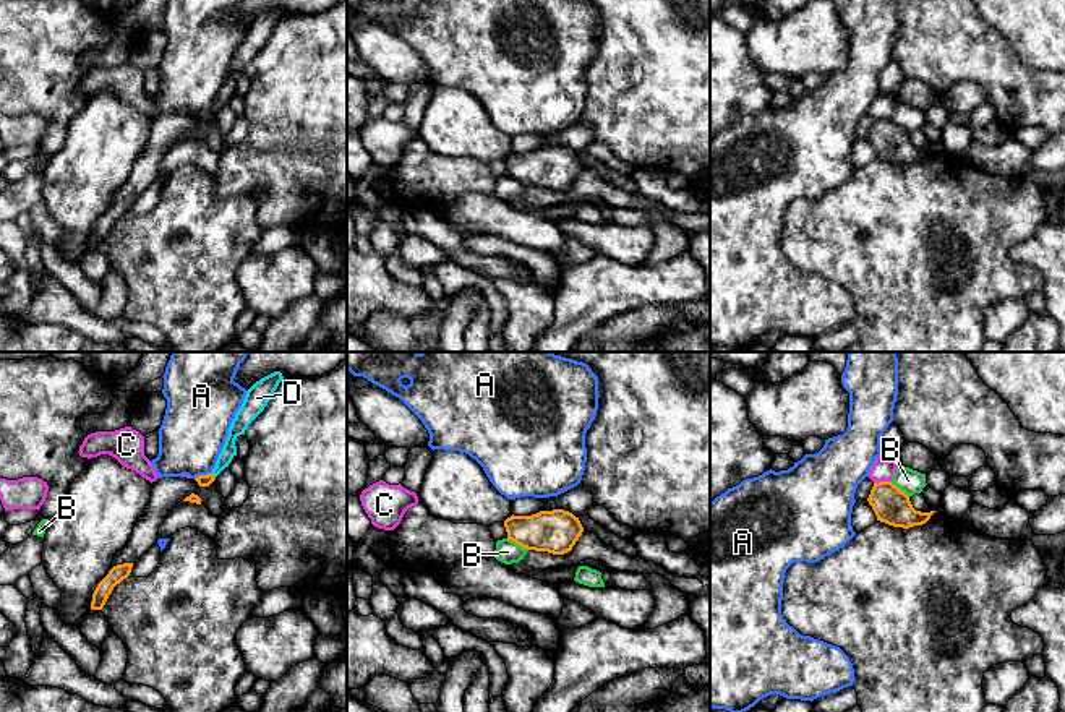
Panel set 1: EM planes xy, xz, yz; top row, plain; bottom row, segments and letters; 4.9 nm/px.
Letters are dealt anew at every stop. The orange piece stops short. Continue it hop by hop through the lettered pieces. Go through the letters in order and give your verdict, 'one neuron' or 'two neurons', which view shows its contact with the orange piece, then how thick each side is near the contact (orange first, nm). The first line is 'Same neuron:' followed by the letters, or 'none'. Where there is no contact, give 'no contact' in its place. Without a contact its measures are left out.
Same neuron: D
A: two neurons | xy | 60/320 nm
B: two neurons | xz | 220/120 nm
C: two neurons | yz | 180/110 nm
D: one neuron | xy | 60/70 nm

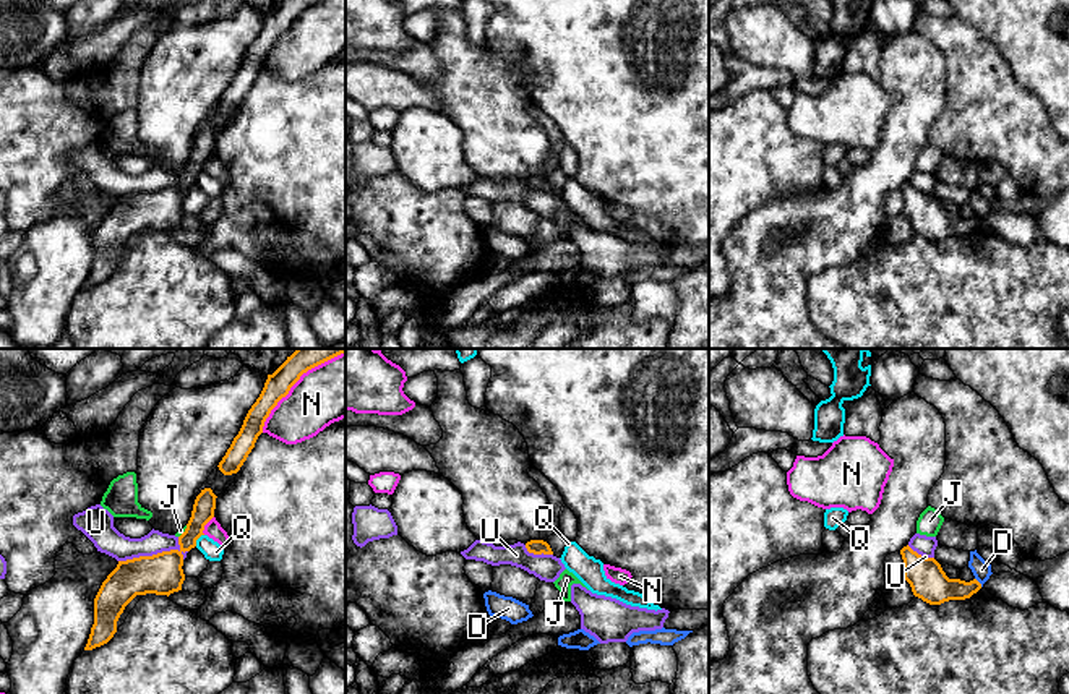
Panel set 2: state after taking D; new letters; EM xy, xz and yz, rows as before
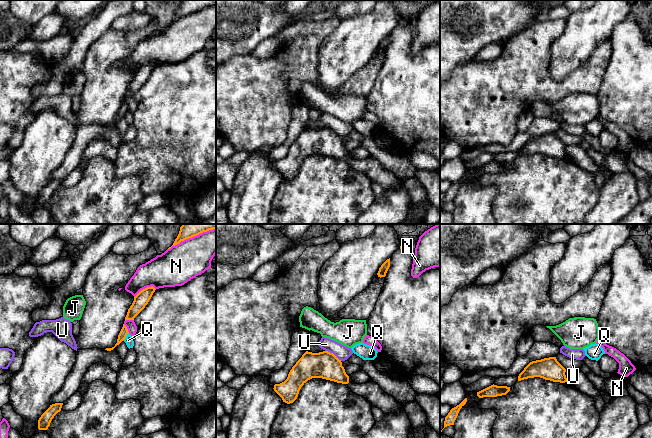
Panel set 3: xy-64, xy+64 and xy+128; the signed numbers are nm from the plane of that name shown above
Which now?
Same neuron: none
D: two neurons | yz | 180/100 nm
J: two neurons | xy | 200/20 nm
N: two neurons | xy | 130/300 nm
Q: two neurons | xy | 200/90 nm
U: two neurons | xy | 200/140 nm

